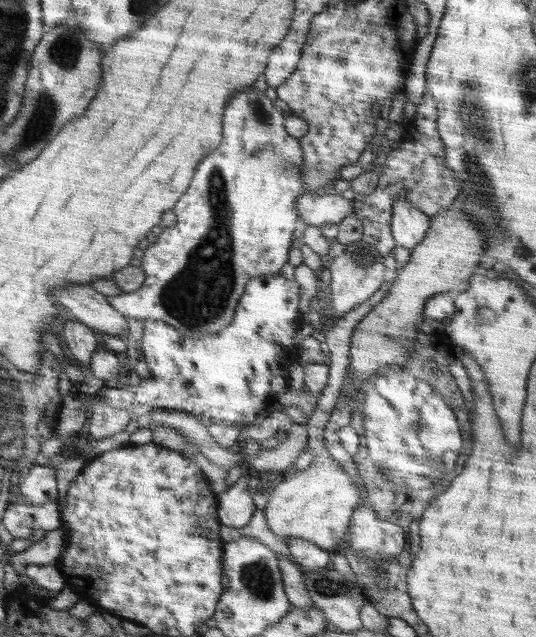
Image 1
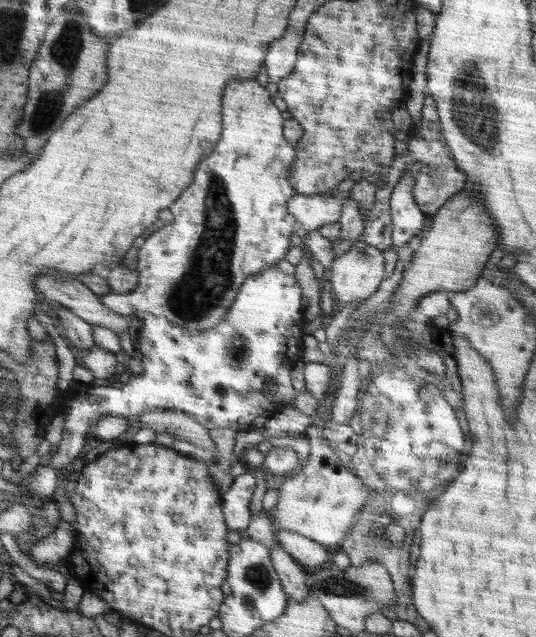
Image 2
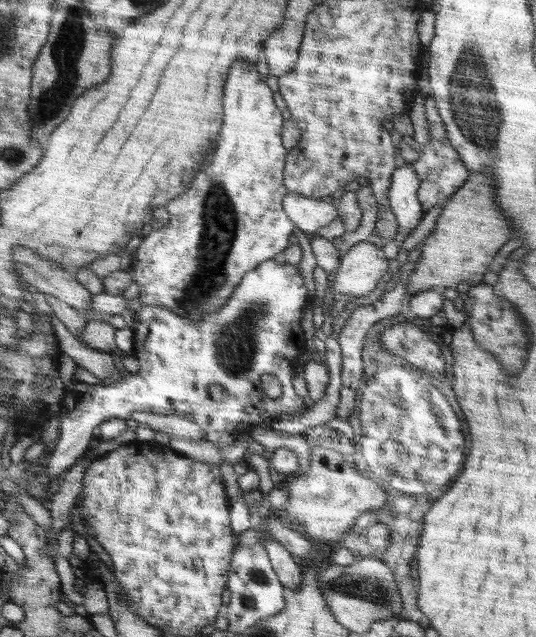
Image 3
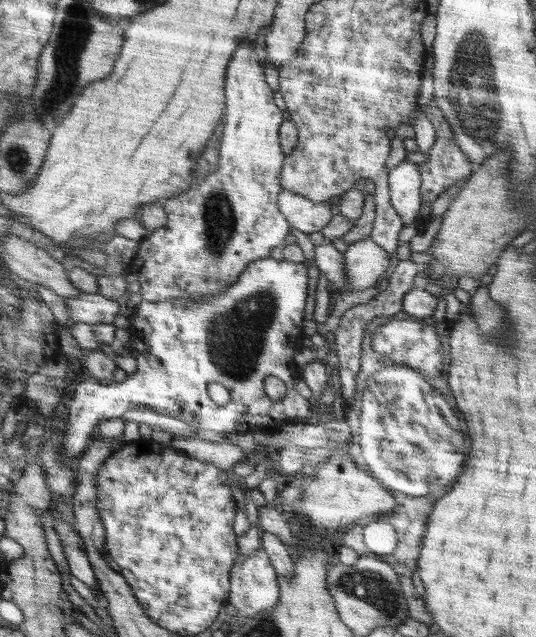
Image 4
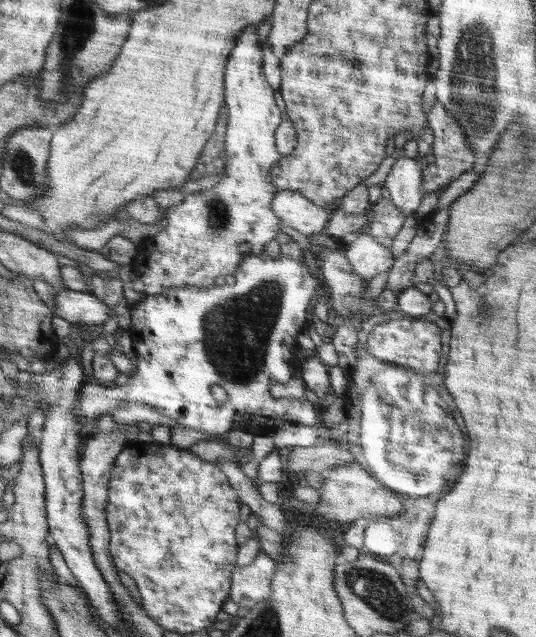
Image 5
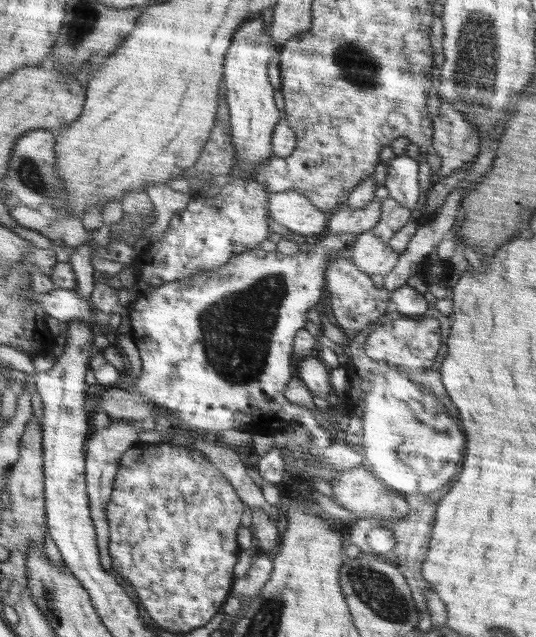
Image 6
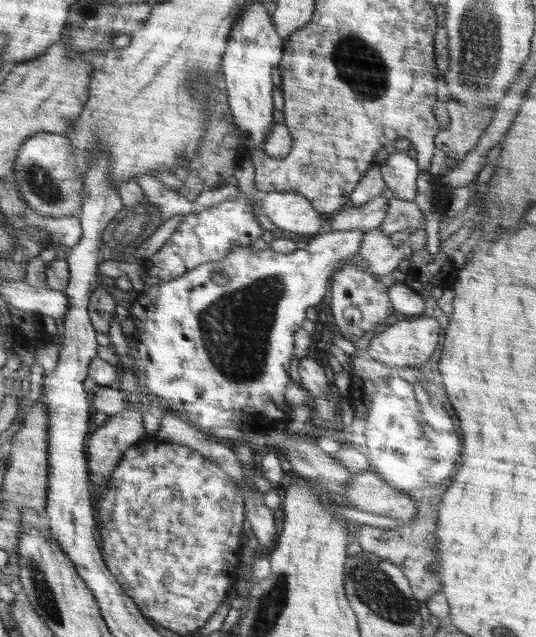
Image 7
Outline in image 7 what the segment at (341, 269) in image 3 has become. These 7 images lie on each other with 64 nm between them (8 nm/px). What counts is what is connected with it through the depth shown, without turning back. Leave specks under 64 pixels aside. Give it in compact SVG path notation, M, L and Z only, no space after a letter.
M377 227L363 234L357 256L364 260L360 268L383 278L396 270L400 261L411 256L411 252L412 248L406 243L395 246Z

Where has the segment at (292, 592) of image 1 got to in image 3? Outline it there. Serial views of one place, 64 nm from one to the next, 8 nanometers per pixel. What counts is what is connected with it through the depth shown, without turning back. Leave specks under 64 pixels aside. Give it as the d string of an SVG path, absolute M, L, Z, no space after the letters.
M268 537L263 544L279 582L285 588L298 590L300 588L300 582L303 580L303 574L301 574L302 566L299 561L273 537Z

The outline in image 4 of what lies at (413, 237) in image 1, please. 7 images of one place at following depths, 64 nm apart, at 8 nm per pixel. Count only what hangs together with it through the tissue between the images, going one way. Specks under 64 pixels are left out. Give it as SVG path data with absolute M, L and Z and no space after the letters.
M400 162L388 174L389 194L394 210L398 212L403 224L415 222L422 200L420 196L421 176L418 164Z

